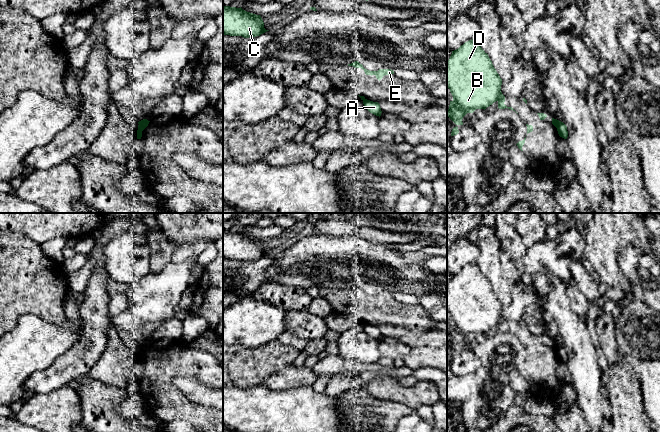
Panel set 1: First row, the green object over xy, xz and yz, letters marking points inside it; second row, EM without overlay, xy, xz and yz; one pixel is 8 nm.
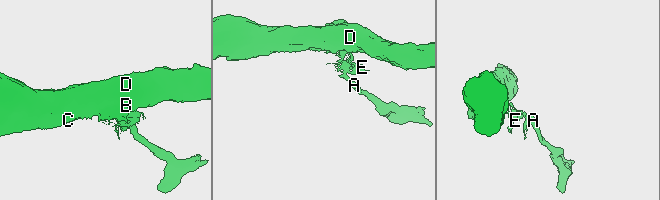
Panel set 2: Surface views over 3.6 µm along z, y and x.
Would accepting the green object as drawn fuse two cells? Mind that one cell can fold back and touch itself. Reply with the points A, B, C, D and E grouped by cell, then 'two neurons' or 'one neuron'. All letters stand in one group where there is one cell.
A / B C D E | two neurons

